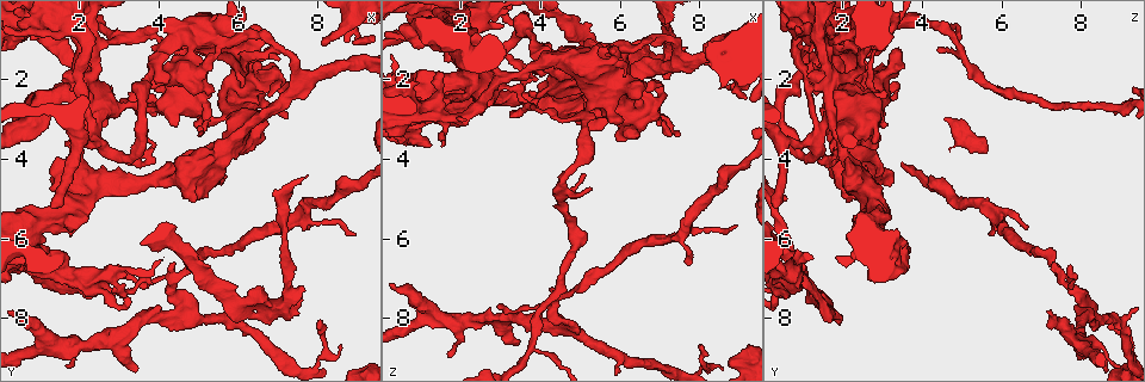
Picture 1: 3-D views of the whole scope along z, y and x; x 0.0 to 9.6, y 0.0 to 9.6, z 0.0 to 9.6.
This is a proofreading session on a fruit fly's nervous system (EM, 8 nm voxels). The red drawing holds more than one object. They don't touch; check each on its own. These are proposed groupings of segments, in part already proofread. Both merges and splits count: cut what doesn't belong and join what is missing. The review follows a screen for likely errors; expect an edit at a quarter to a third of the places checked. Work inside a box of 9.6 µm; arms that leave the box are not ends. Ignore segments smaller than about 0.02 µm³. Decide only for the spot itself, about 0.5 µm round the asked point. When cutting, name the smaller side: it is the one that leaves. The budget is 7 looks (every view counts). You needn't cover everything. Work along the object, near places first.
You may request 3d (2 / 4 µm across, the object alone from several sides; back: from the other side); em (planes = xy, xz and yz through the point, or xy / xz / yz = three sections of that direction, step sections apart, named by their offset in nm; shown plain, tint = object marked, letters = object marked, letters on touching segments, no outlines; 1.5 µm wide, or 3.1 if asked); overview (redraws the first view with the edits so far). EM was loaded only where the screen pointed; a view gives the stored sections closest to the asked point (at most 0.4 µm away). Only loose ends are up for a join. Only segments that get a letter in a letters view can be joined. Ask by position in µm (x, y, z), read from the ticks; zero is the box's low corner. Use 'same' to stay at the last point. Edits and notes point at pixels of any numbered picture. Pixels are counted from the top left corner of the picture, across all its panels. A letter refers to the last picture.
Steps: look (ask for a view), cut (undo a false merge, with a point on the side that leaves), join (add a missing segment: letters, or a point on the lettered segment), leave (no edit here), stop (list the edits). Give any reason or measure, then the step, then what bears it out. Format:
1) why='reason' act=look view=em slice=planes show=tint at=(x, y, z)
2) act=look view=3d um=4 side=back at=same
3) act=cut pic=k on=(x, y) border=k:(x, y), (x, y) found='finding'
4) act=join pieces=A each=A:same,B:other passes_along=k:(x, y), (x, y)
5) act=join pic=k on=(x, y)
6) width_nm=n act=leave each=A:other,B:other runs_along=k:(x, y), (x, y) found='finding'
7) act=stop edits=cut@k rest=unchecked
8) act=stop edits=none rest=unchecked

why='free end' act=look view=3d um=4 side=back at=(7.50, 7.90, 1.75)

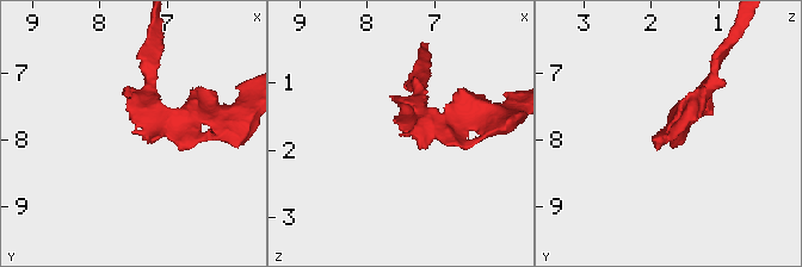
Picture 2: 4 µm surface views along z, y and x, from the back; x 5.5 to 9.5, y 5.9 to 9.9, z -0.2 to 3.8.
act=look view=em slice=yz step=8 show=letters at=(7.55, 7.90, 1.80)

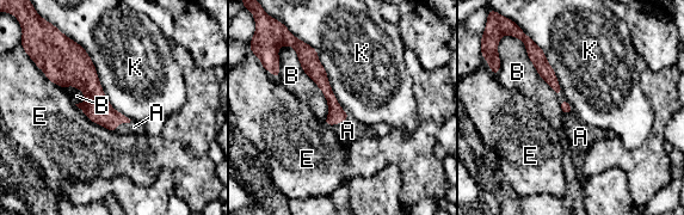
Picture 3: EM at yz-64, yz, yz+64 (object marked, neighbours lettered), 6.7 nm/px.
why='cut it another way' act=look view=em slice=planes show=letters at=same

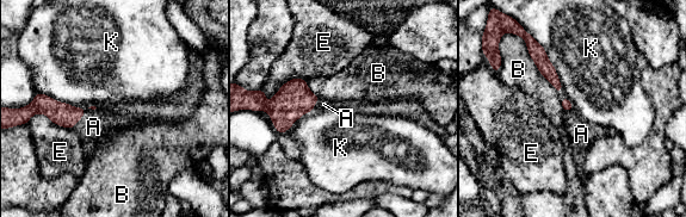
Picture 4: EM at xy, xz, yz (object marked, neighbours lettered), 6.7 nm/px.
act=join pieces=A each=A:same,B:other,E:other,K:other found='it goes on there'

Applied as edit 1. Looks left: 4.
why='an open end' act=look view=em slice=yz step=4 show=tint at=(7.00, 1.55, 2.25)

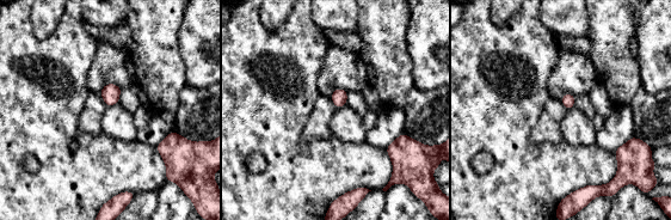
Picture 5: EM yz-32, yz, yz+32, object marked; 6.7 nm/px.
why='cut it another way' act=look view=em slice=planes show=letters at=same

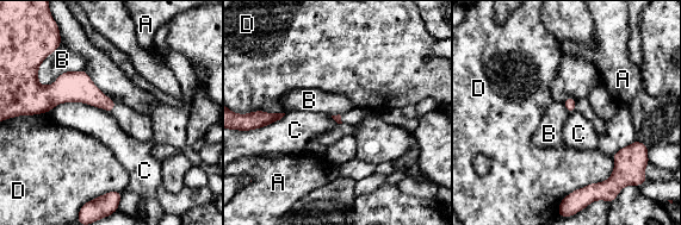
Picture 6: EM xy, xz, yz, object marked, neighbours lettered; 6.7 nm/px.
longest_contact=C:440nm act=leave each=A:other,B:other,C:other,D:other found='none of them fits'

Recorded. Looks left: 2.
why='see it whole again' act=look view=overview

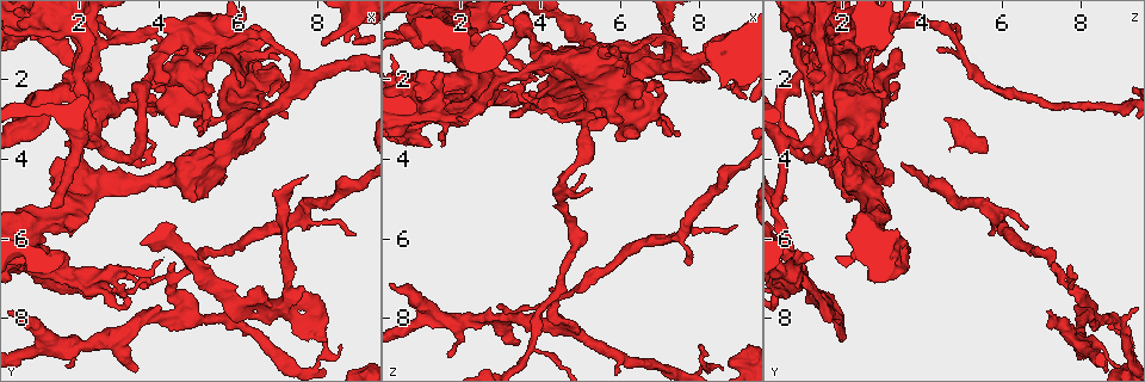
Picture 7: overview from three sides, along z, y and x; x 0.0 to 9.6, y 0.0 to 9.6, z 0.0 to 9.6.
why='an open end' act=look view=em slice=planes show=letters at=(1.25, 4.80, 2.10)

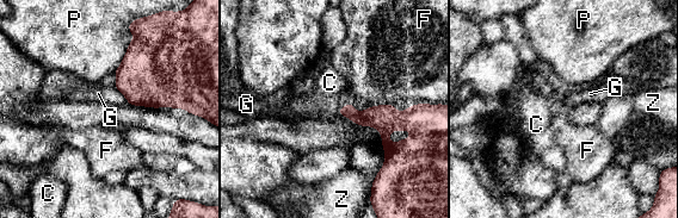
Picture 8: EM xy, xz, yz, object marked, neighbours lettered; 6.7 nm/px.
act=leave each=C:other,F:other,G:other,P:other,Z:other border=8:(113, 86), (128, 103) found='no lettered segment goes on from it'

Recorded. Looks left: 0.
act=stop edits=join@4 rest=unchecked

